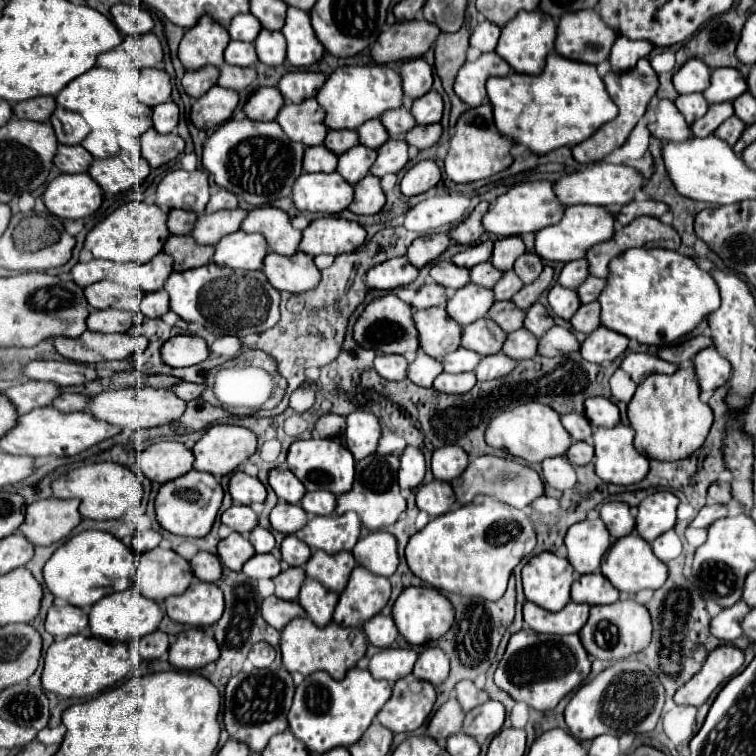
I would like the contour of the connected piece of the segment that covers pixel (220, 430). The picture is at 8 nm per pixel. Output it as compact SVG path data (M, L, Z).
M211 426L201 440L195 442L193 468L213 476L231 474L243 460L257 450L257 438L241 426Z

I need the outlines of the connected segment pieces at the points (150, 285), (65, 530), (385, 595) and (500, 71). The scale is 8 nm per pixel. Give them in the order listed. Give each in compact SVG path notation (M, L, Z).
M159 252L147 264L129 262L129 264L115 264L113 270L107 274L107 280L137 286L143 292L157 292L163 288L163 282L173 272L173 258L169 254Z
M47 498L27 506L25 522L19 526L21 534L35 546L49 546L63 540L81 522L79 500Z
M355 566L349 584L339 594L333 622L339 626L361 628L369 618L379 614L389 602L391 584L385 576L371 574L363 566Z
M485 52L477 60L465 62L465 66L461 66L455 78L455 92L467 106L475 108L487 96L485 92L487 78L507 76L509 72L511 66L497 52Z

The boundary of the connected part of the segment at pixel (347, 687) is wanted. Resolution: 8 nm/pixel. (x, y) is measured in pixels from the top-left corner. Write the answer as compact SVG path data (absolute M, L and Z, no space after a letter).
M353 668L343 680L333 680L325 672L313 672L295 690L295 700L289 710L289 728L313 754L325 754L337 746L351 746L363 736L389 696L391 684L387 680L375 680L369 670Z

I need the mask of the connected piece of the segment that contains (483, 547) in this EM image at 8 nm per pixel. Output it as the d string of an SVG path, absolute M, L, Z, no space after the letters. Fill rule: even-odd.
M477 496L471 504L451 510L449 514L433 518L423 530L411 536L405 558L411 572L423 582L431 584L441 592L455 592L461 596L477 596L485 600L499 600L505 594L507 580L513 568L535 548L535 528L523 510L511 508L495 498Z

